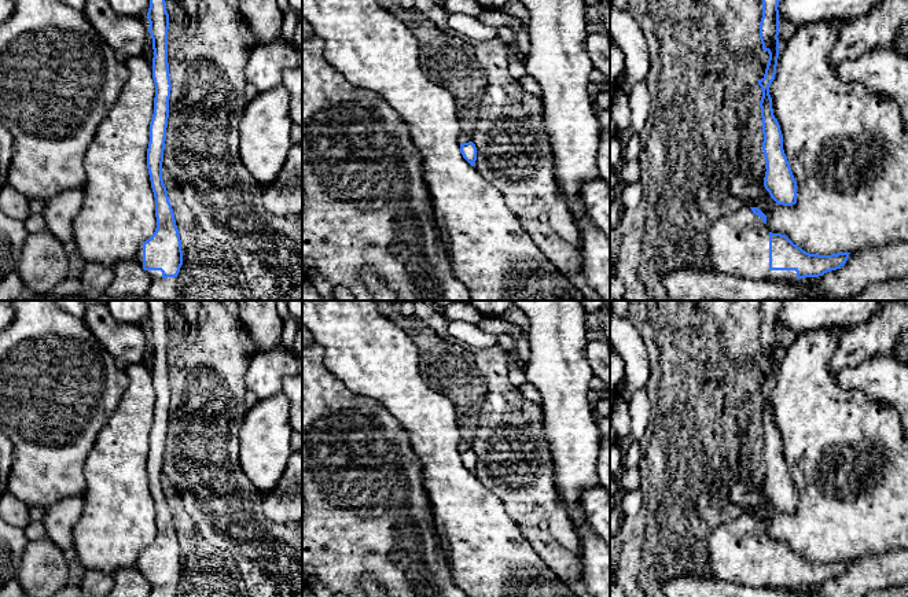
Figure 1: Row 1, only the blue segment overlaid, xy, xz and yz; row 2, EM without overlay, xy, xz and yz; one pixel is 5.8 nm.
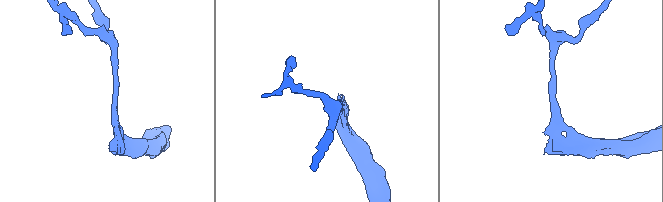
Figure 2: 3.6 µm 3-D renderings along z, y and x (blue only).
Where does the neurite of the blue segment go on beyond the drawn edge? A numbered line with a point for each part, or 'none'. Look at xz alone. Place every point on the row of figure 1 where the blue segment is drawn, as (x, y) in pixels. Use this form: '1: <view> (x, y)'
none

